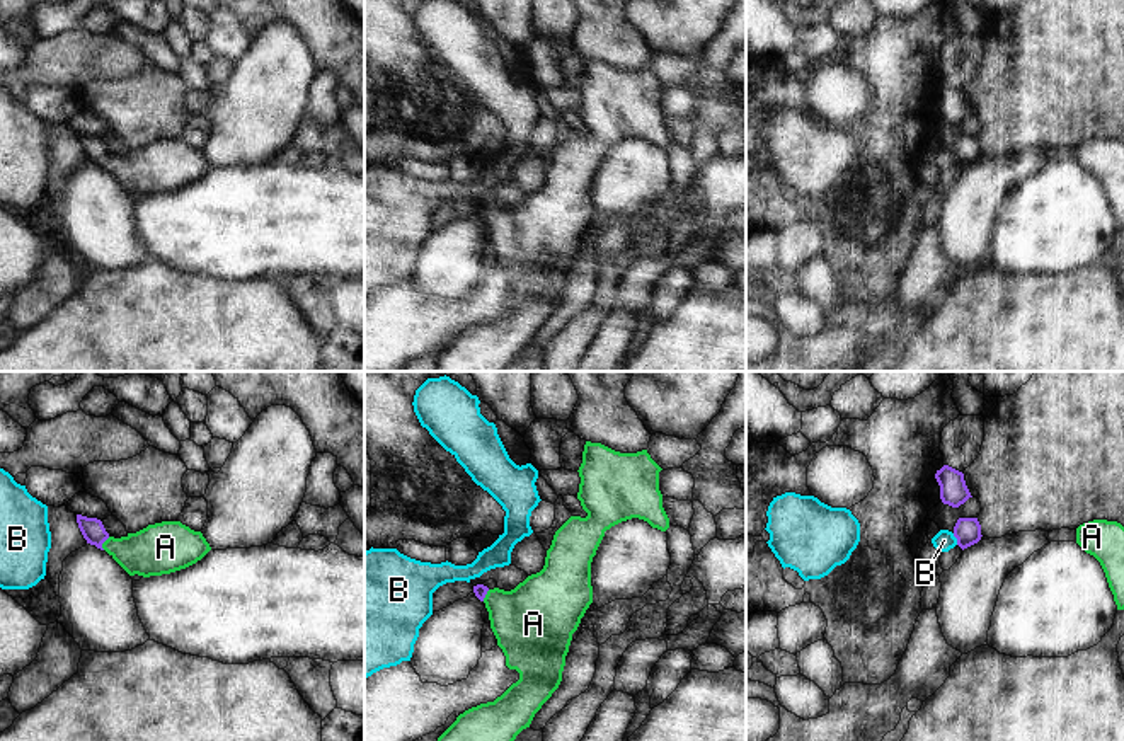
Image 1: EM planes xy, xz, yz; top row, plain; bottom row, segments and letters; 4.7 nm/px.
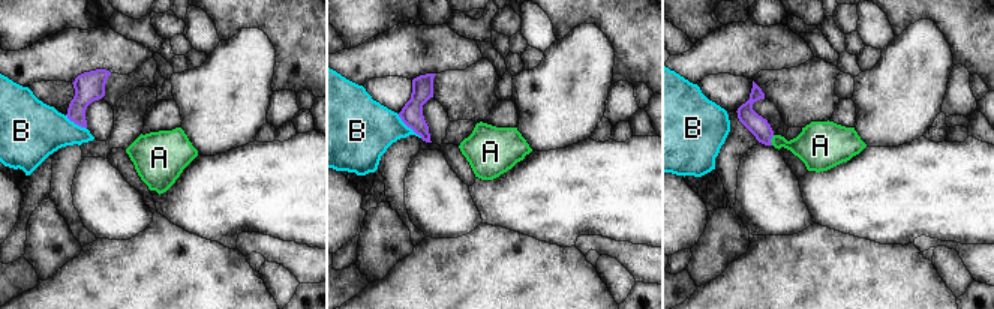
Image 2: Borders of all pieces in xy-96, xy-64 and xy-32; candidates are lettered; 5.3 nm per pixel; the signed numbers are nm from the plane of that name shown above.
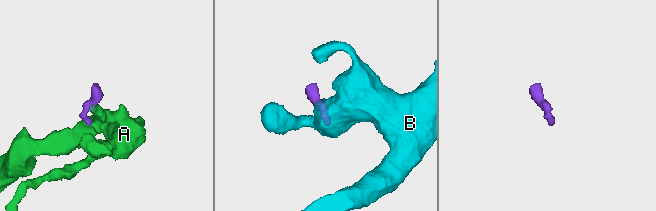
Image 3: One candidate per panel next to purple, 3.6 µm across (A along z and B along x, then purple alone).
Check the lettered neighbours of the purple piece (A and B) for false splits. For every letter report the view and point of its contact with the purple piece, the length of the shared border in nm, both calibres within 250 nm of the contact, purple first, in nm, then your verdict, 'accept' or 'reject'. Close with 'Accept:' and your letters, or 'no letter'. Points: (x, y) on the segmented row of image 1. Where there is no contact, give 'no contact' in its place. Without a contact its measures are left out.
A: meets purple in xy at (103, 542); contact 70 nm long; 110 nm thick on the purple side, 240 nm on the other; accept
B: meets purple in yz at (956, 537); contact 60 nm long; 130 nm thick on the purple side, 100 nm on the other; reject
Accept: A

